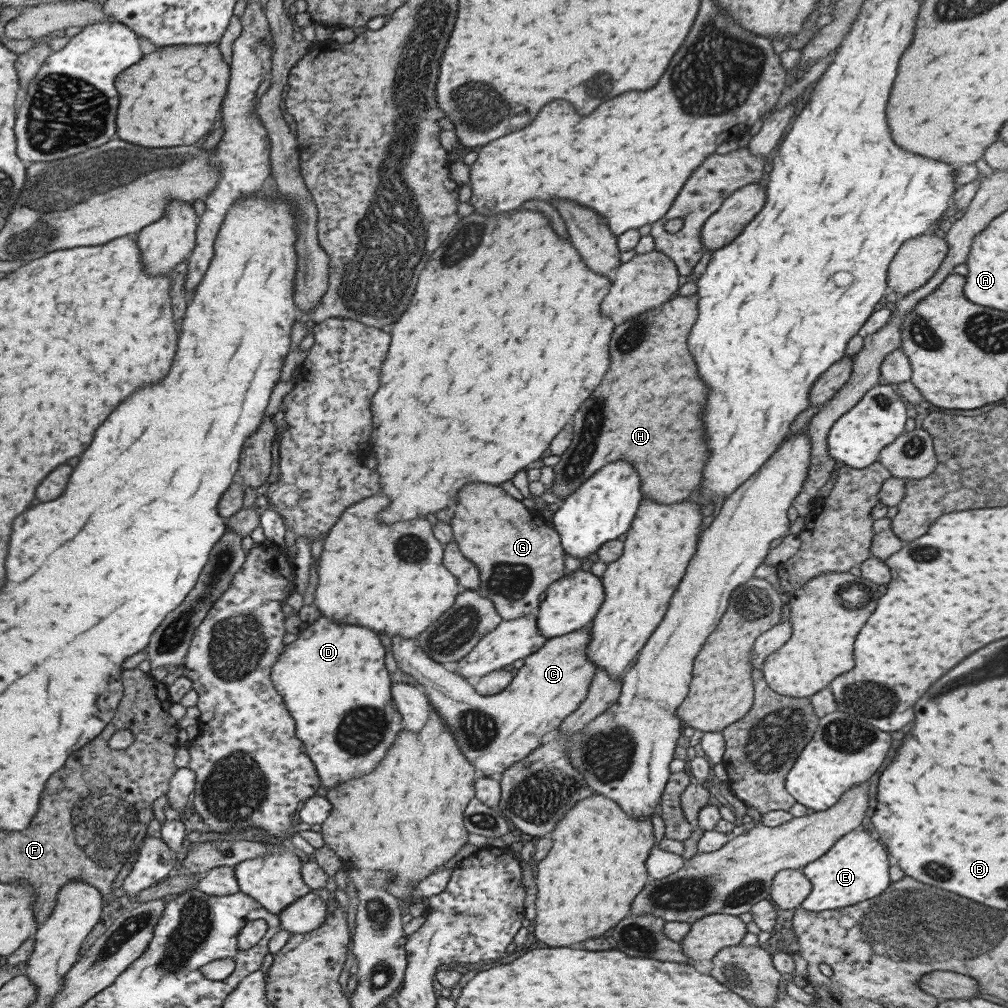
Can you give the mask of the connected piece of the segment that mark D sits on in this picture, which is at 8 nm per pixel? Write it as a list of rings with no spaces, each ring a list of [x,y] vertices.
[[[318,618],[314,624],[310,624],[310,630],[304,628],[298,638],[284,648],[280,660],[272,665],[270,680],[294,719],[296,737],[314,764],[322,792],[338,783],[374,772],[384,756],[388,756],[396,734],[403,729],[402,715],[392,700],[390,676],[384,665],[384,656],[384,646],[378,634],[370,628],[336,624],[330,618]]]

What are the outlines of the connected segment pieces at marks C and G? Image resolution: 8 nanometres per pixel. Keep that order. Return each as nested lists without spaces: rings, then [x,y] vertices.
[[[591,624],[586,625],[585,627],[579,628],[577,631],[568,633],[564,636],[549,638],[534,654],[527,656],[524,659],[524,665],[515,671],[513,675],[513,679],[511,683],[504,689],[502,692],[493,694],[493,695],[481,695],[474,690],[465,679],[462,679],[462,676],[456,675],[456,673],[452,673],[442,667],[439,662],[432,660],[432,657],[429,657],[427,653],[425,653],[418,645],[416,638],[407,638],[404,637],[392,638],[392,654],[397,662],[397,668],[404,671],[406,674],[413,676],[418,681],[418,686],[423,690],[426,694],[430,704],[434,707],[440,714],[441,717],[445,720],[445,725],[449,728],[449,731],[452,731],[452,736],[454,736],[454,740],[456,740],[456,744],[458,748],[460,748],[460,752],[466,756],[466,759],[474,768],[476,768],[478,775],[486,776],[486,777],[500,777],[506,768],[510,768],[512,764],[516,764],[516,762],[520,762],[520,760],[524,760],[524,758],[528,758],[534,752],[534,750],[538,750],[544,741],[548,739],[548,737],[552,736],[556,729],[559,728],[561,722],[572,714],[579,706],[581,702],[586,700],[592,679],[595,677],[595,672],[597,671],[597,666],[588,658],[587,651],[588,645],[591,642]]]
[[[470,482],[458,494],[450,534],[459,551],[481,572],[477,593],[495,604],[503,620],[536,613],[540,596],[555,580],[565,576],[565,550],[558,531],[540,512],[526,501],[508,495],[501,486]]]

